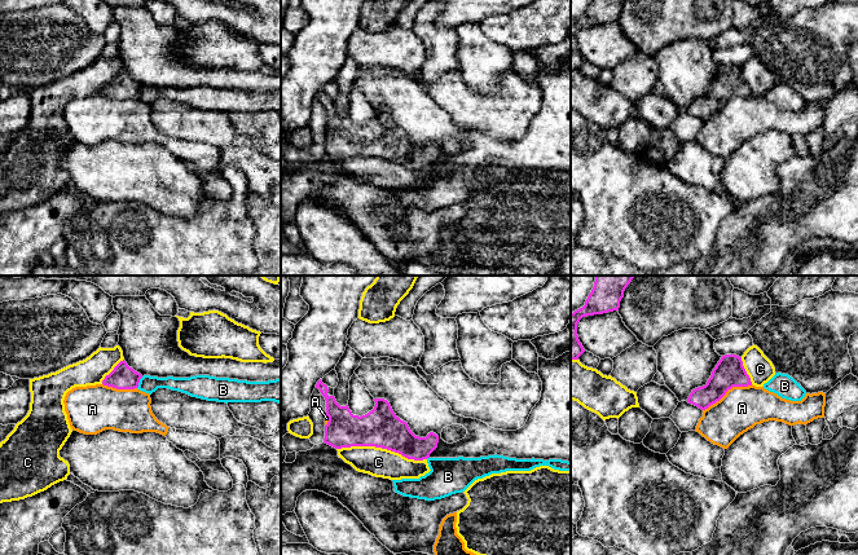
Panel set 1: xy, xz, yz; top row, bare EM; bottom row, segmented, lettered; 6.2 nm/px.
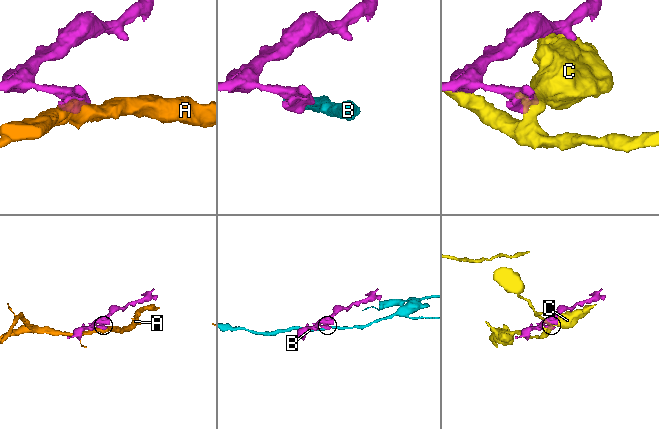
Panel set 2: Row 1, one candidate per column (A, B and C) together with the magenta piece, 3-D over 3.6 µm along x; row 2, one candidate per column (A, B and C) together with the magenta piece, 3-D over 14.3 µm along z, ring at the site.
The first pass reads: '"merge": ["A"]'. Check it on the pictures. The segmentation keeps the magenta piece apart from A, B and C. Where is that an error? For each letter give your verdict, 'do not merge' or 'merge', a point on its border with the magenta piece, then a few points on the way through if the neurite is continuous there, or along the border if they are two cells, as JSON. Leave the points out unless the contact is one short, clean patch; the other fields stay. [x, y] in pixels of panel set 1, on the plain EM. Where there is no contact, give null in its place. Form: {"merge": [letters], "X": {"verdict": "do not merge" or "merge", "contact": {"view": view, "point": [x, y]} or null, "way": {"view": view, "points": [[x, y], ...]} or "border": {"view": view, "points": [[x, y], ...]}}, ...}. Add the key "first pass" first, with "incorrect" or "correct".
{"first pass": "incorrect", "merge": [], "A": {"verdict": "do not merge", "contact": {"view": "yz", "point": [727, 100]}}, "B": {"verdict": "do not merge", "contact": {"view": "xy", "point": [139, 92]}, "border": {"view": "xy", "points": [[142, 87], [136, 97]]}}, "C": {"verdict": "do not merge", "contact": {"view": "xz", "point": [382, 158]}}}

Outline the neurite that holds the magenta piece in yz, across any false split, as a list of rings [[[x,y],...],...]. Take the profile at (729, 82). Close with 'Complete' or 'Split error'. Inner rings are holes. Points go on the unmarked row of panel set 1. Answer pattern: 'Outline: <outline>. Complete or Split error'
Outline: [[[725,65],[712,82],[707,94],[692,100],[687,113],[701,120],[720,111],[732,97],[752,96],[742,67],[736,65]]]. Complete

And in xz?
Outline: [[[321,89],[317,92],[316,98],[320,100],[326,110],[326,125],[329,127],[329,132],[325,136],[324,153],[335,159],[375,157],[399,163],[408,169],[423,171],[430,168],[430,164],[437,158],[439,146],[436,144],[430,142],[426,147],[415,146],[408,133],[393,123],[390,113],[384,109],[374,109],[374,119],[358,127],[352,124],[348,115],[340,116],[334,106],[329,106],[329,98]]]. Complete

